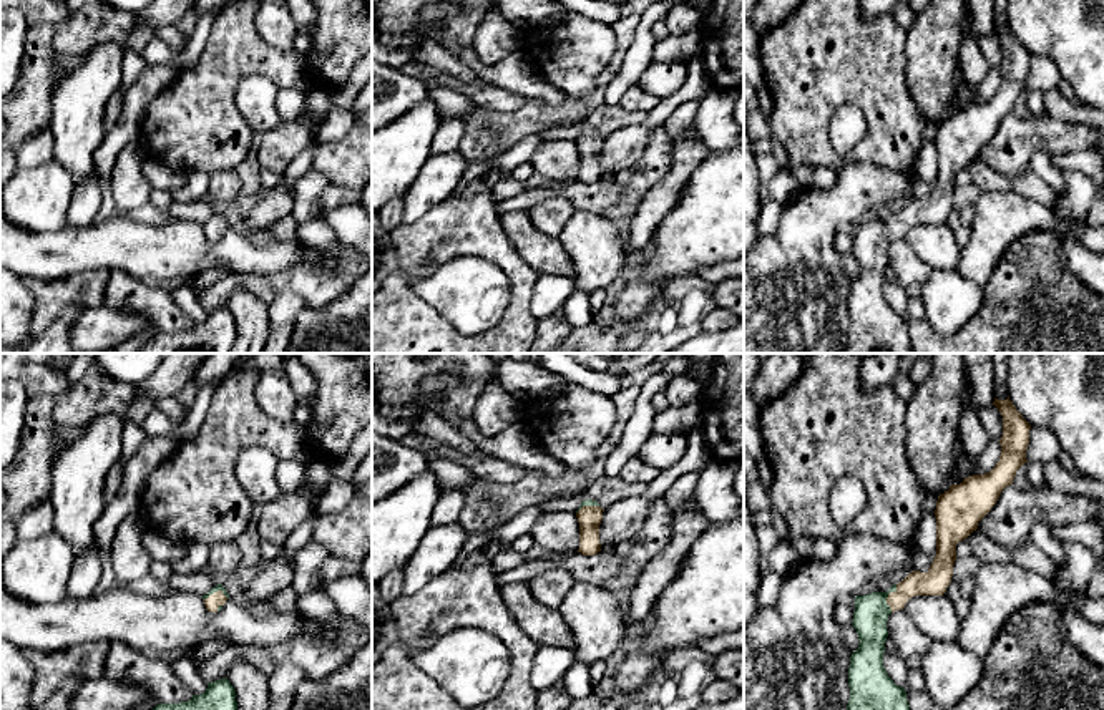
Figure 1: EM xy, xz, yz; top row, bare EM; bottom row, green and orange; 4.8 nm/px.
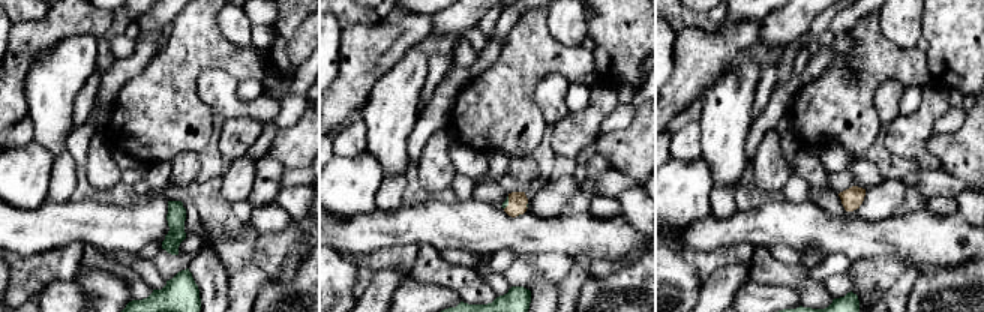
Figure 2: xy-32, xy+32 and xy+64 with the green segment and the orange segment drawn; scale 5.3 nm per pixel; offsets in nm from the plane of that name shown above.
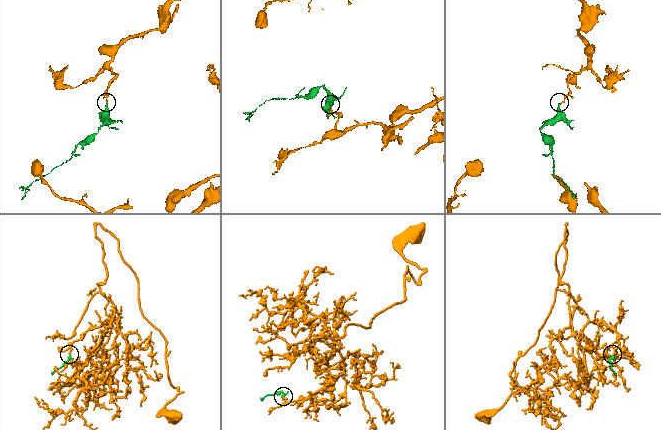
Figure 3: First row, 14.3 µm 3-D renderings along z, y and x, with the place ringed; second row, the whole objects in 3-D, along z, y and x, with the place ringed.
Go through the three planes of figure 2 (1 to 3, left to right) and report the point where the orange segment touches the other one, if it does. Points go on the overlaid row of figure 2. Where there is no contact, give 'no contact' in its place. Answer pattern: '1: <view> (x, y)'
1: no contact
2: xy+32 (507, 203)
3: no contact

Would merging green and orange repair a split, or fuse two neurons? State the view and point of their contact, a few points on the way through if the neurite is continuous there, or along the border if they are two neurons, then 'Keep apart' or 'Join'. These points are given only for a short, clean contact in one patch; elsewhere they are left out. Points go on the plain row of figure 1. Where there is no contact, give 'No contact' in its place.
Touches green at yz (887, 224). Path across: yz (870, 244), (887, 224), (933, 211). Join

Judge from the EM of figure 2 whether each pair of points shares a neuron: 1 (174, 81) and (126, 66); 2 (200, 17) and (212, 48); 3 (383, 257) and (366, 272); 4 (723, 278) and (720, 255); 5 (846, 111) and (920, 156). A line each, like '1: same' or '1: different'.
1: different
2: same
3: same
4: different
5: different

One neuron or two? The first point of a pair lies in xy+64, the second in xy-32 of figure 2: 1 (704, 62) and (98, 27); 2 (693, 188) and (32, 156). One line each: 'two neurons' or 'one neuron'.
1: one neuron
2: one neuron

